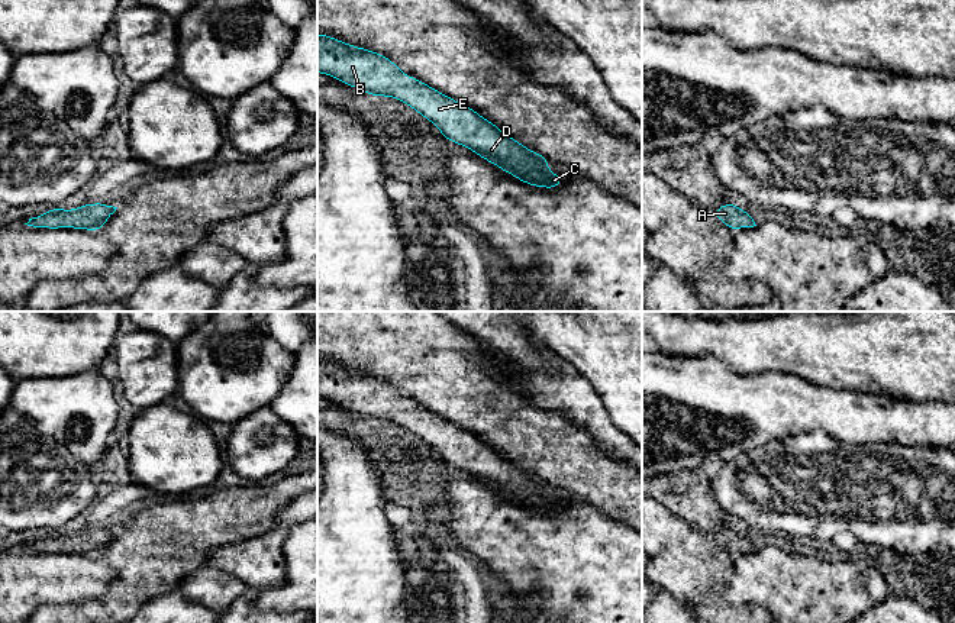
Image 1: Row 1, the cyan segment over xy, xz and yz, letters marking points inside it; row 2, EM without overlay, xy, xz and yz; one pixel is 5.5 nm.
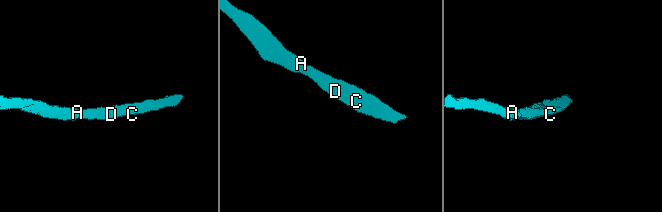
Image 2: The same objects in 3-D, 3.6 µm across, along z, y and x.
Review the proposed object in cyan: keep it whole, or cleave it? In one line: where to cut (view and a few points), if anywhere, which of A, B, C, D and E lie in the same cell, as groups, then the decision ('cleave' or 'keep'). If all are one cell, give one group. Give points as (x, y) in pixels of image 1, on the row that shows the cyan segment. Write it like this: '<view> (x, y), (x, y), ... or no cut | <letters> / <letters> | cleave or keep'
no cut | A B C D E | keep

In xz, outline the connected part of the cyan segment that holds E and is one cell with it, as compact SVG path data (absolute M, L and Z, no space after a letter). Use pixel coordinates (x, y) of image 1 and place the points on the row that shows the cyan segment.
M317 33L317 72L374 97L404 101L433 123L443 138L529 185L556 188L564 184L562 177L546 168L551 162L548 158L527 149L471 107L407 77L384 55Z

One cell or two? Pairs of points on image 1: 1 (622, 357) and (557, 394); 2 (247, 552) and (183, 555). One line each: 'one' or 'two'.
1: two
2: two

